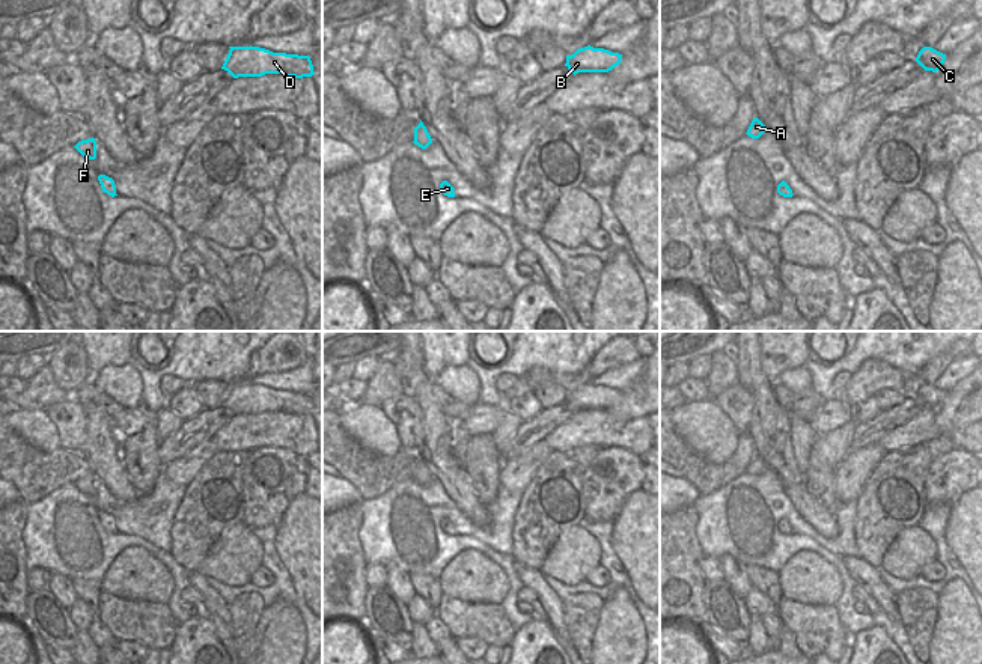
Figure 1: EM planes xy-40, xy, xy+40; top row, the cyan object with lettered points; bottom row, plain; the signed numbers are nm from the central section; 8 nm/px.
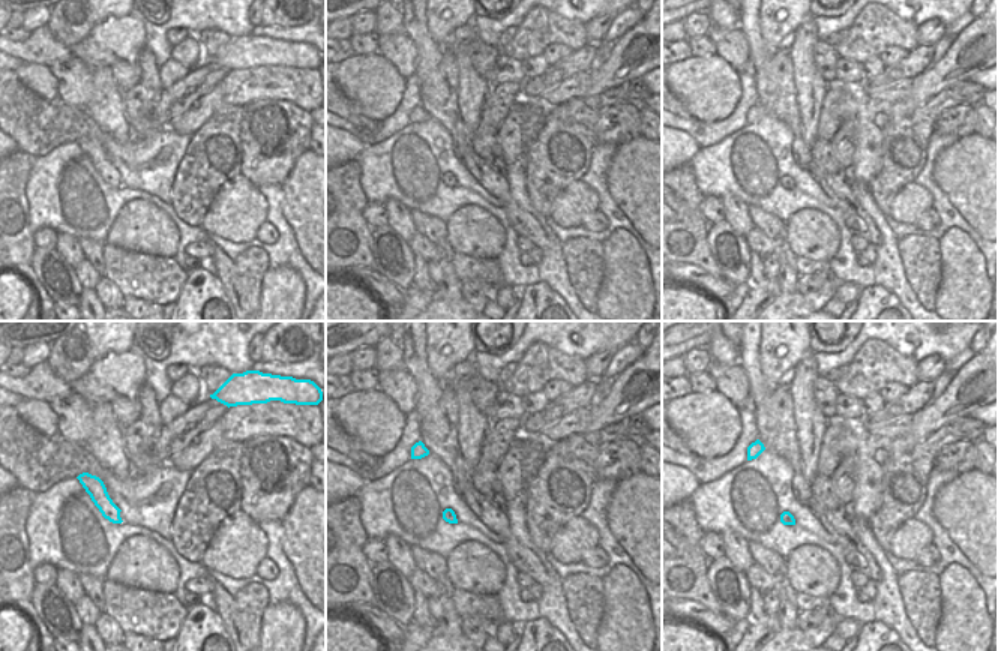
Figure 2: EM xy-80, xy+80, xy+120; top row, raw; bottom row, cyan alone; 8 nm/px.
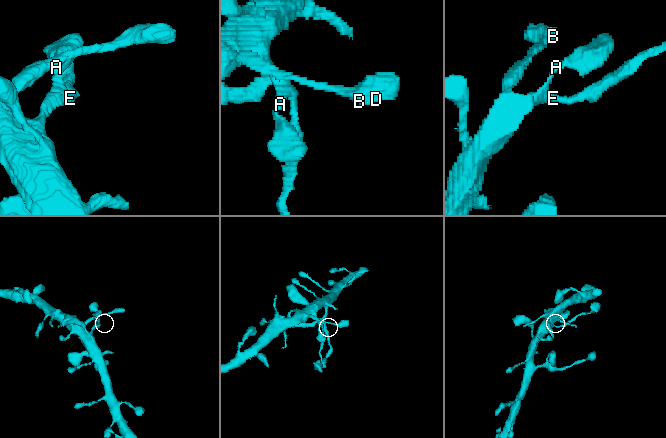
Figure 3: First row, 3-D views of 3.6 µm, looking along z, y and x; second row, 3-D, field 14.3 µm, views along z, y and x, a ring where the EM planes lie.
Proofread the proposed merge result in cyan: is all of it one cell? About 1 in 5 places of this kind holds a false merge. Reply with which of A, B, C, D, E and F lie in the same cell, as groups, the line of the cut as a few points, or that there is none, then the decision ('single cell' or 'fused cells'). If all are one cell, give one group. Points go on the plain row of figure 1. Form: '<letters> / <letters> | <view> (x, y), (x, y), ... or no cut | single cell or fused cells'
A B C D E F | no cut | single cell

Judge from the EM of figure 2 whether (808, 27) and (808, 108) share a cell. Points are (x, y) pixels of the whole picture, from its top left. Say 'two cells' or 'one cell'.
one cell

